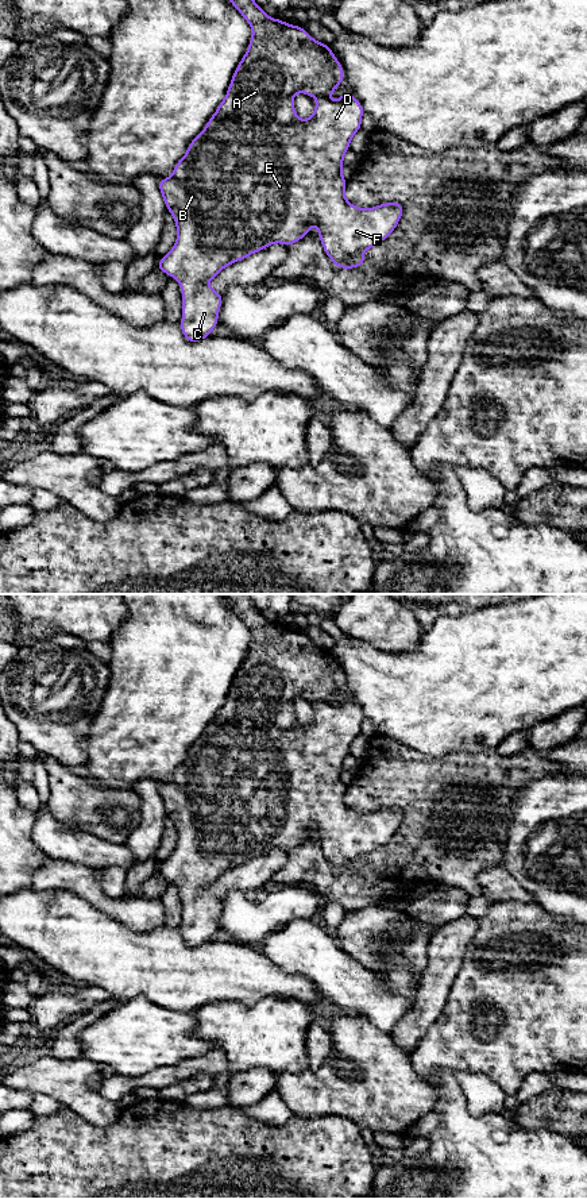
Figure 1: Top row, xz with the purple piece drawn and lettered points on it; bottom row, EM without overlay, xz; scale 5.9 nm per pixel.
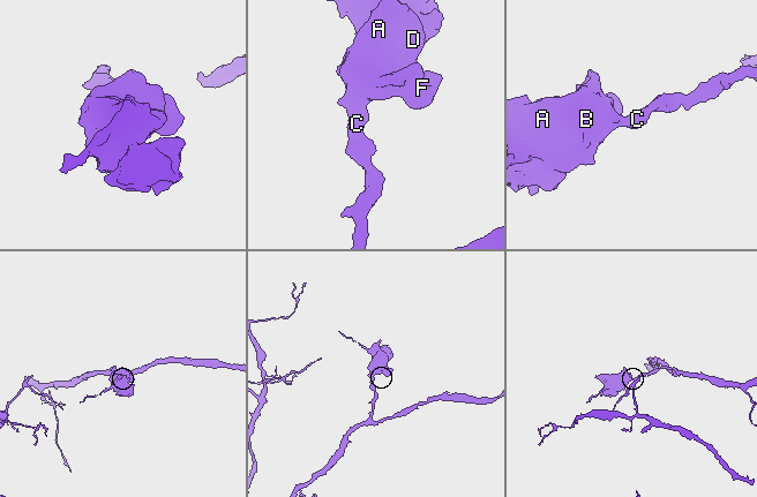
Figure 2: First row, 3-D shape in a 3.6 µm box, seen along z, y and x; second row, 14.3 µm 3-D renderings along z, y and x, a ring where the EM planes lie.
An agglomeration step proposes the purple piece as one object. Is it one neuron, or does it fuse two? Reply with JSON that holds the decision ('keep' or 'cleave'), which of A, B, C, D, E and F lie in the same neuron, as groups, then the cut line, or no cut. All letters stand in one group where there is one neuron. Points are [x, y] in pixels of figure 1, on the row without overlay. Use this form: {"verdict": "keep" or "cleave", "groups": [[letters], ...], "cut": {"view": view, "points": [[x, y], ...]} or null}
{"verdict": "keep", "groups": [["A", "B", "C", "D", "E", "F"]], "cut": null}

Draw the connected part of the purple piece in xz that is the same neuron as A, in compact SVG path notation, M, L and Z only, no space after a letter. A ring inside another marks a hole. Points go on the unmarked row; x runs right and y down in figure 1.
M225 594L229 608L240 617L240 620L248 627L252 635L252 643L248 648L247 656L240 664L237 672L232 679L227 699L219 709L216 717L208 725L204 736L200 737L188 752L186 759L174 771L173 779L169 783L159 783L158 793L162 798L167 816L173 820L177 830L177 845L173 853L165 859L157 868L157 874L165 879L175 883L179 887L182 898L182 924L179 933L185 944L190 948L200 947L211 941L212 934L219 929L219 914L223 909L223 898L213 895L206 887L219 880L219 878L228 870L239 867L254 857L259 857L274 848L283 848L289 852L293 848L300 847L306 838L310 837L310 828L317 829L317 837L324 853L324 857L340 874L355 874L363 871L367 864L362 860L368 853L376 851L382 845L387 844L395 834L399 824L403 818L403 810L398 806L383 807L372 813L359 813L352 810L344 801L347 784L343 782L341 775L344 772L343 762L350 755L352 741L362 733L362 721L364 714L362 708L348 697L343 697L339 706L329 706L331 698L336 691L341 690L344 685L344 674L337 666L331 652L325 648L317 647L310 641L302 631L293 631L285 628L282 624L270 622L252 604L250 594ZM300 697L309 699L318 706L316 708L314 717L308 725L301 725L294 714L293 701Z

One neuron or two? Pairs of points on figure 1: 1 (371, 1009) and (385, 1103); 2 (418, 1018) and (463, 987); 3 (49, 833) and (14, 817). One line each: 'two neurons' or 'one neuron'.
1: two neurons
2: two neurons
3: two neurons

